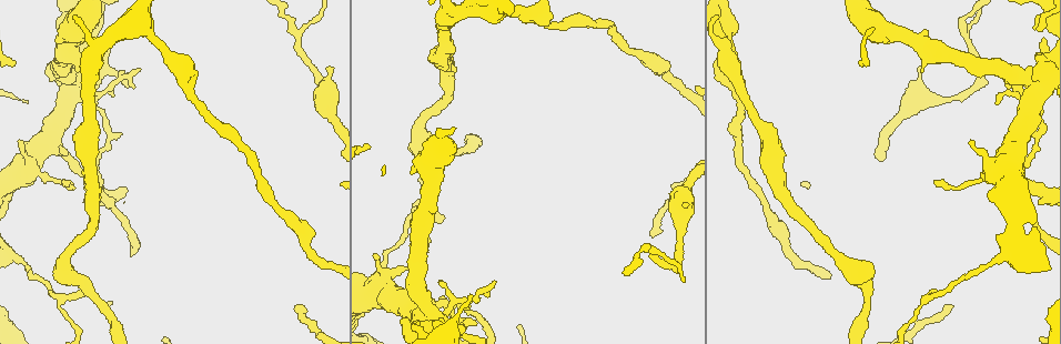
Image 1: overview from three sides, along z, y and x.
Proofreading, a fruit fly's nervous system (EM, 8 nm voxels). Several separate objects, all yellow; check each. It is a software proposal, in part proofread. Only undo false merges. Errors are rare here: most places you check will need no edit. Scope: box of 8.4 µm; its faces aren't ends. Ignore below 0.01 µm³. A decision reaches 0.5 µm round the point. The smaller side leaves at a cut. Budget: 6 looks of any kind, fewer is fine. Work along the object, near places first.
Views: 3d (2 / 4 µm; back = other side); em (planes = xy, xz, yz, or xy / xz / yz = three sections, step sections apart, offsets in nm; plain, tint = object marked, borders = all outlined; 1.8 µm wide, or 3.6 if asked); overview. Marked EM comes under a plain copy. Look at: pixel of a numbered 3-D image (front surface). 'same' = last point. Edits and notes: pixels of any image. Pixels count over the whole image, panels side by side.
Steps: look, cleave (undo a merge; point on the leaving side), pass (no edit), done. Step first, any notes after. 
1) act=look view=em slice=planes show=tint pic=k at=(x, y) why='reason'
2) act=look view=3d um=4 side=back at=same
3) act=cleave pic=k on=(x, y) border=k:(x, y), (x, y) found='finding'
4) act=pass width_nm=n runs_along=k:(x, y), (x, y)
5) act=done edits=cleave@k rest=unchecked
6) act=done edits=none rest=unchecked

act=look view=3d um=2 pic=1 at=(299, 33) why='three arms meet'

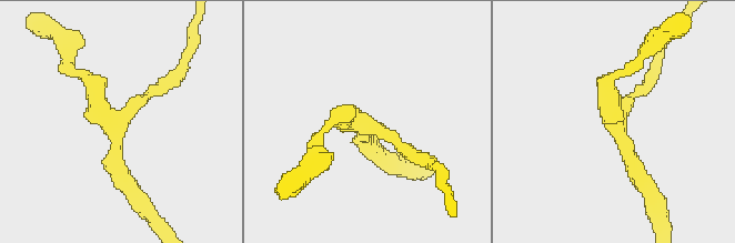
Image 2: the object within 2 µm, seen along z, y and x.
act=look view=em slice=planes show=tint pic=2 at=(117, 127)

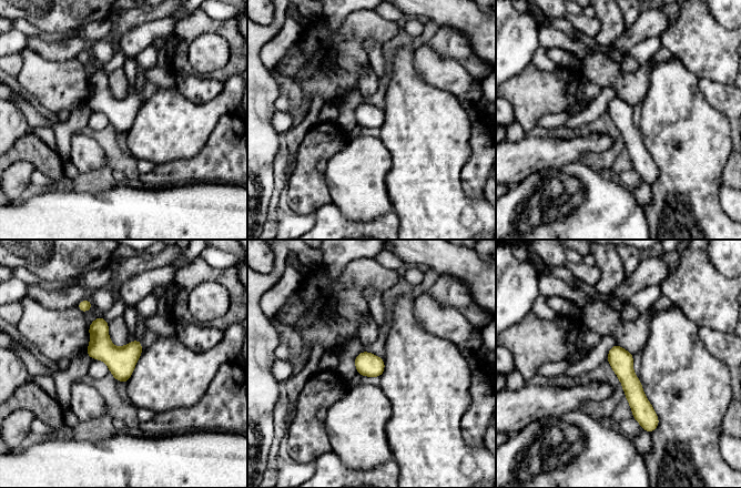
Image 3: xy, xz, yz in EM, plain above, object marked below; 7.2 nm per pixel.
act=pass width_nm=170 found='all the same neuron'

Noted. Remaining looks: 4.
act=look view=em slice=planes show=tint pic=1 at=(932, 101) why='sudden change in width'

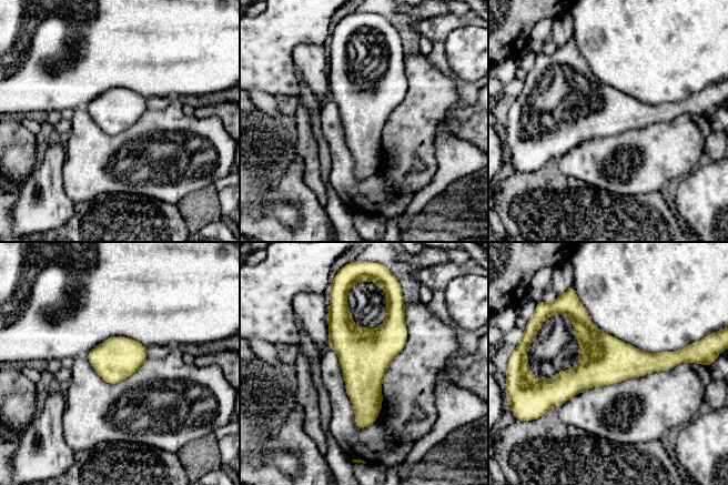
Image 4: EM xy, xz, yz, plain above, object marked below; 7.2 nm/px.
act=pass runs_along=4:(678, 354), (548, 383) found='all the same neuron'

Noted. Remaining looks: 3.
act=look view=em slice=xy step=4 show=tint pic=1 at=(858, 12) why='sharp bend'

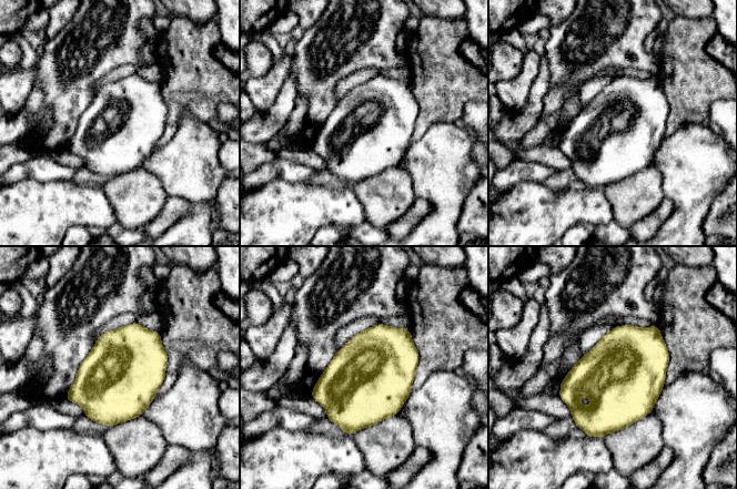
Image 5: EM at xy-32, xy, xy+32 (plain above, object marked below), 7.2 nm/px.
act=pass found='one neuron here'

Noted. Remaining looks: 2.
act=done edits=none rest=unchecked

